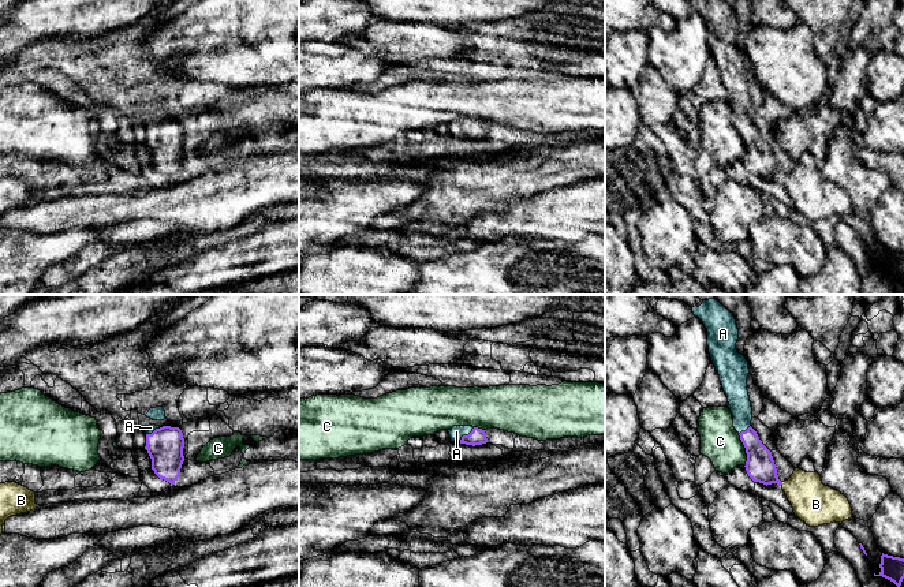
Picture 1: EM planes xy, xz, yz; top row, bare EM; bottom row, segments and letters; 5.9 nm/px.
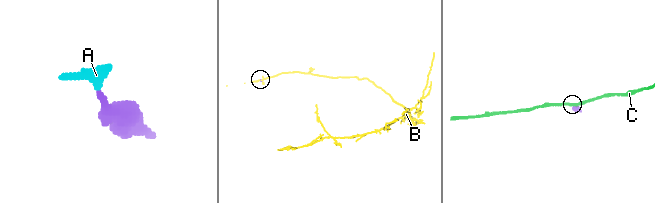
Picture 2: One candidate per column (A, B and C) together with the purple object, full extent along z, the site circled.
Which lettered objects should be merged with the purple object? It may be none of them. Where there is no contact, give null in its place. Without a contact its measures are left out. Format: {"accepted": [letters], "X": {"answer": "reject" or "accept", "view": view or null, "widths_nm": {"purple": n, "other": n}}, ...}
{"accepted": ["A"], "A": {"answer": "accept", "view": "xz", "widths_nm": {"purple": 100, "other": 80}}, "B": {"answer": "reject", "view": "yz", "widths_nm": {"purple": 170, "other": 260}}, "C": {"answer": "reject", "view": "yz", "widths_nm": {"purple": 170, "other": 220}}}

